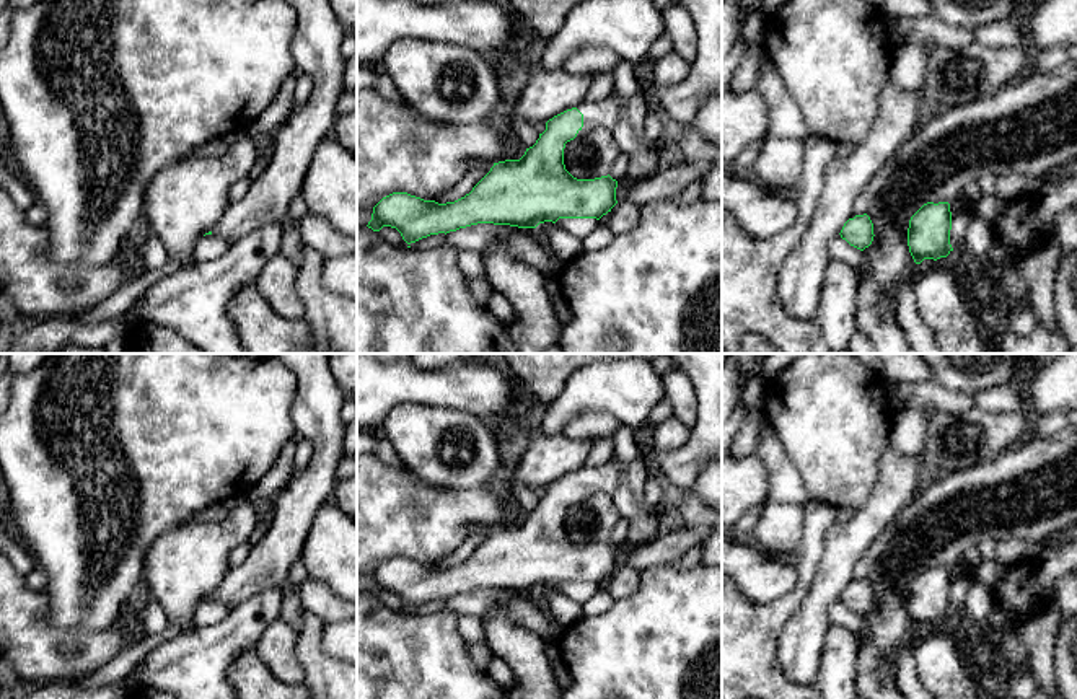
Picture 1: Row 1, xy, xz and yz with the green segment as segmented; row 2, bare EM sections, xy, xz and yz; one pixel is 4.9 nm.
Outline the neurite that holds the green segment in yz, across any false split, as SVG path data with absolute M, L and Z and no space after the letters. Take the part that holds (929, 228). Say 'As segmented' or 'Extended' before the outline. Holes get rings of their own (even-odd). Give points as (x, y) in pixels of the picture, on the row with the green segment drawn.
As segmented. M927 202L909 220L908 246L916 264L924 259L947 257L950 244L952 212L948 202Z

